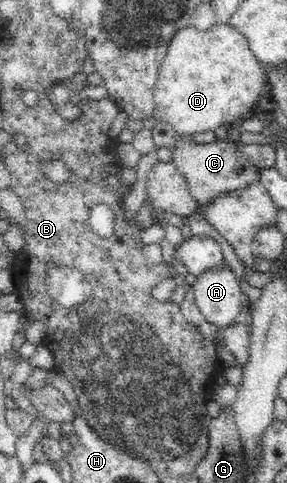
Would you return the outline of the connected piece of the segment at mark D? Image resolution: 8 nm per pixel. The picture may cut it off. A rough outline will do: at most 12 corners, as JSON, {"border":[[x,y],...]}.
{"border":[[174,31],[154,91],[180,135],[253,114],[266,84],[248,39]]}

